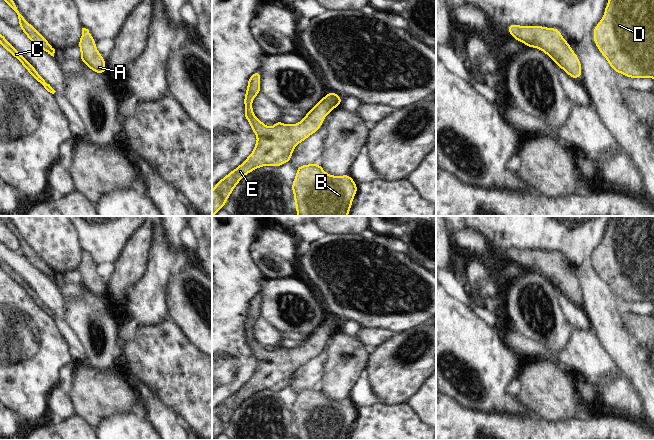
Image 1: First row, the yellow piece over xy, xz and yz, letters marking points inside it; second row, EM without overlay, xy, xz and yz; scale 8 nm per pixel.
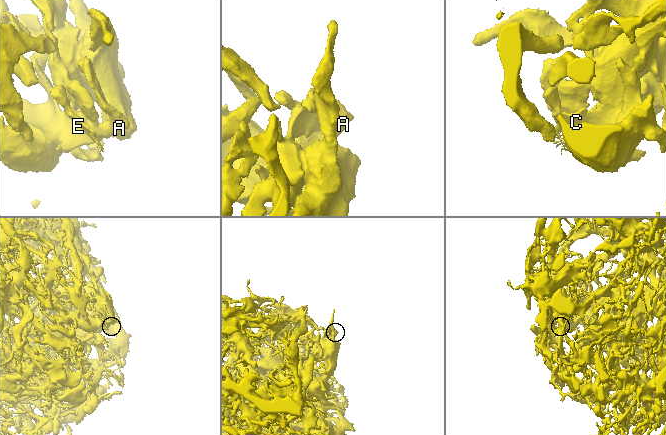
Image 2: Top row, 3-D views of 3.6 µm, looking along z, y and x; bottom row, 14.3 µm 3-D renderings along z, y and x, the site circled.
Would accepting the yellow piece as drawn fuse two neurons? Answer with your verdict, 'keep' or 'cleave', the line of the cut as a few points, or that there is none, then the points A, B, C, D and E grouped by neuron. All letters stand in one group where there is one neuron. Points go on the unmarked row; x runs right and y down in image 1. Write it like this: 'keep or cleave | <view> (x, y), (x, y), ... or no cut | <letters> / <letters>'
keep | no cut | A B C D E

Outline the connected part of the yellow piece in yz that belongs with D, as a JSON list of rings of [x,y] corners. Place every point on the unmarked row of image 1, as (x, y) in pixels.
[[[611,216],[604,239],[593,254],[593,264],[617,298],[654,303],[654,216]]]

